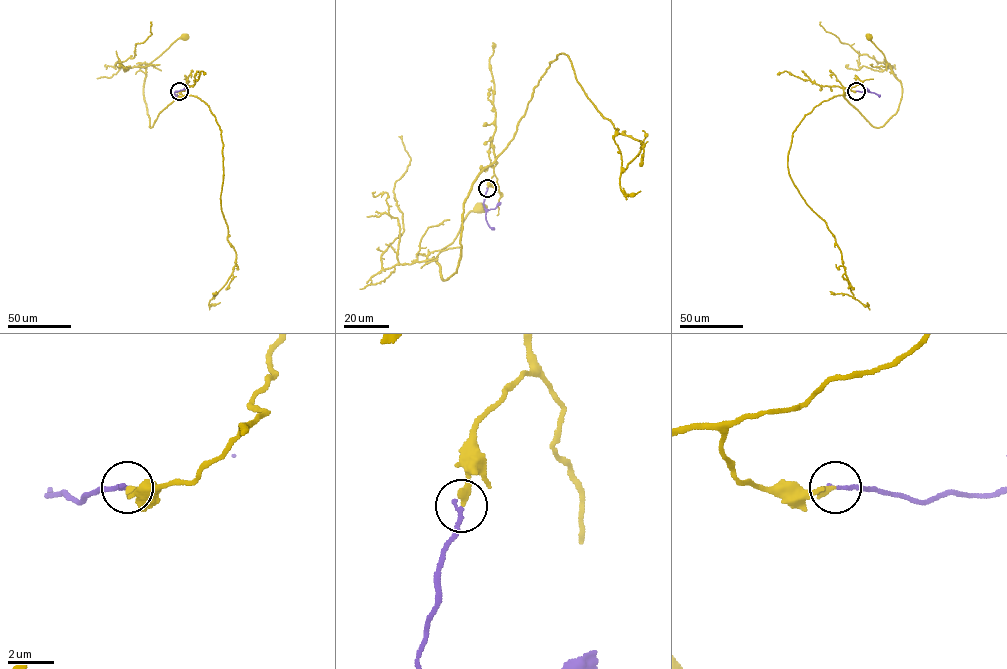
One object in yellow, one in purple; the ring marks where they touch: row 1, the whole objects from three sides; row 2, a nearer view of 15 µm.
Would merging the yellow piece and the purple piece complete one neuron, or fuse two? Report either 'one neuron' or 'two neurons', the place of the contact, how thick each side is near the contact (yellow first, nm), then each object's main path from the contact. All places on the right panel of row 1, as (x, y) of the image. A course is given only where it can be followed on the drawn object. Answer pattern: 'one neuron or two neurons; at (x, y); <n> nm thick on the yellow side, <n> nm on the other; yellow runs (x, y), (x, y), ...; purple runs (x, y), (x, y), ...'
one neuron; at (856, 91); 320 nm thick on the yellow side, 200 nm on the other; yellow runs (856, 91), (845, 88), (843, 94), (873, 126), (881, 127), (896, 113), (902, 93), (901, 83), (869, 37); purple runs (856, 91), (880, 95)

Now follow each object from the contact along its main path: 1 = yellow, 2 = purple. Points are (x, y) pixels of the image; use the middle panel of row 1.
1: (487, 188), (497, 162), (473, 182), (463, 205), (459, 265), (443, 280), (435, 258), (470, 211), (480, 208)
2: (487, 188), (484, 202), (485, 220), (494, 229)

